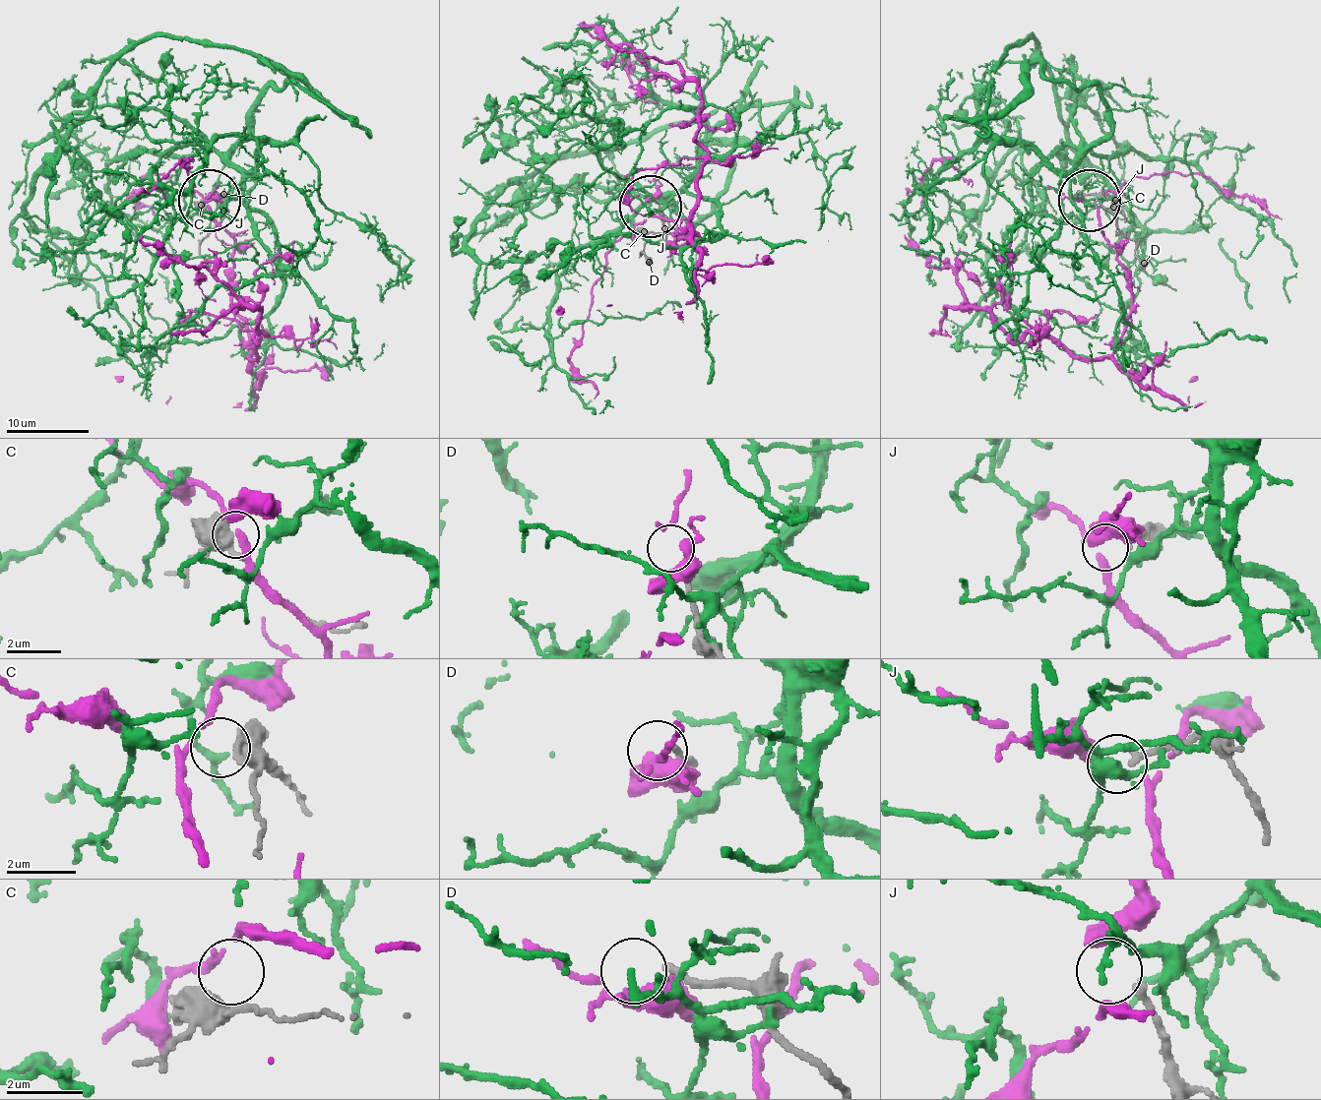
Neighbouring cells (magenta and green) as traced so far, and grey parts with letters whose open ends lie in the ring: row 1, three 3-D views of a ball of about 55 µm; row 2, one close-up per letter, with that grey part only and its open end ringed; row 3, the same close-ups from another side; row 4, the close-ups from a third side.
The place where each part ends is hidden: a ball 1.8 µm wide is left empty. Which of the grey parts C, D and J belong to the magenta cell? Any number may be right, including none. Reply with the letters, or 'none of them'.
none of them

